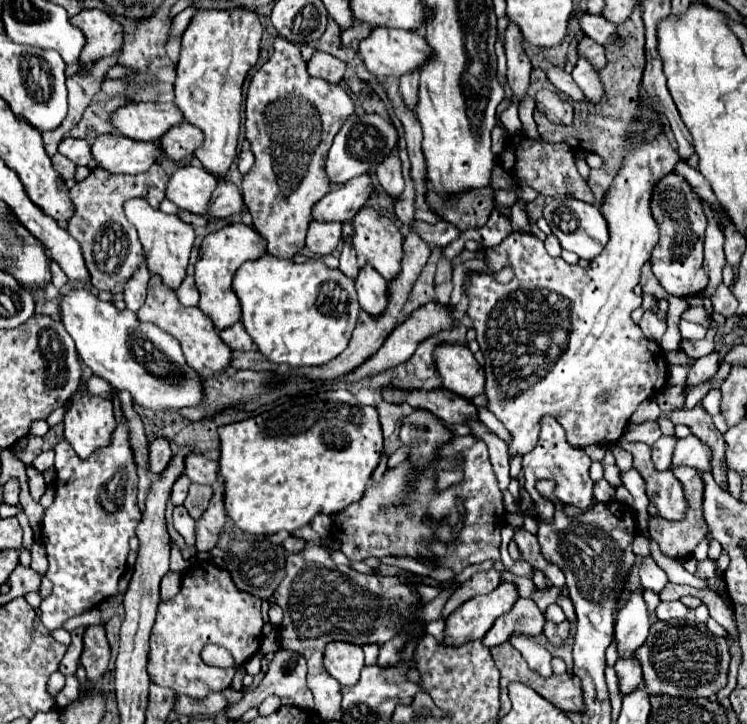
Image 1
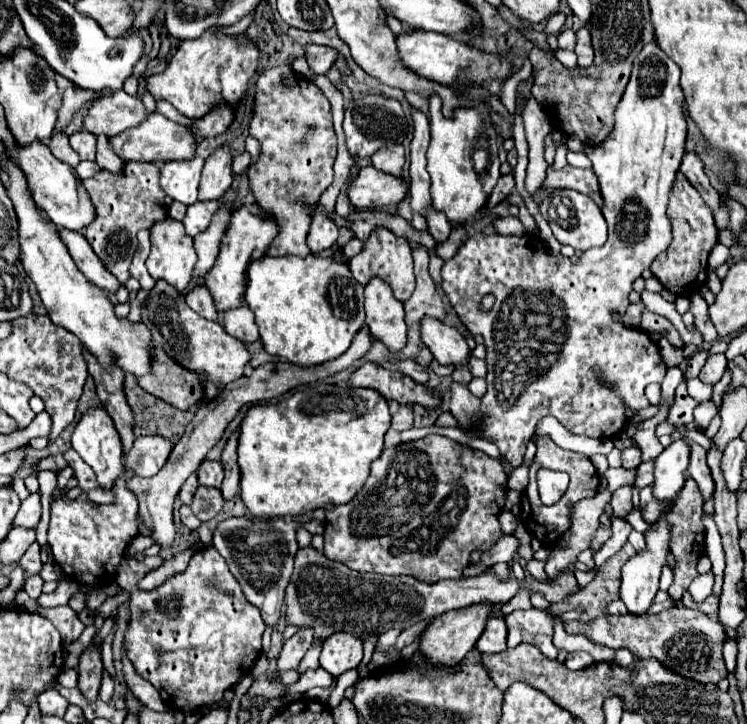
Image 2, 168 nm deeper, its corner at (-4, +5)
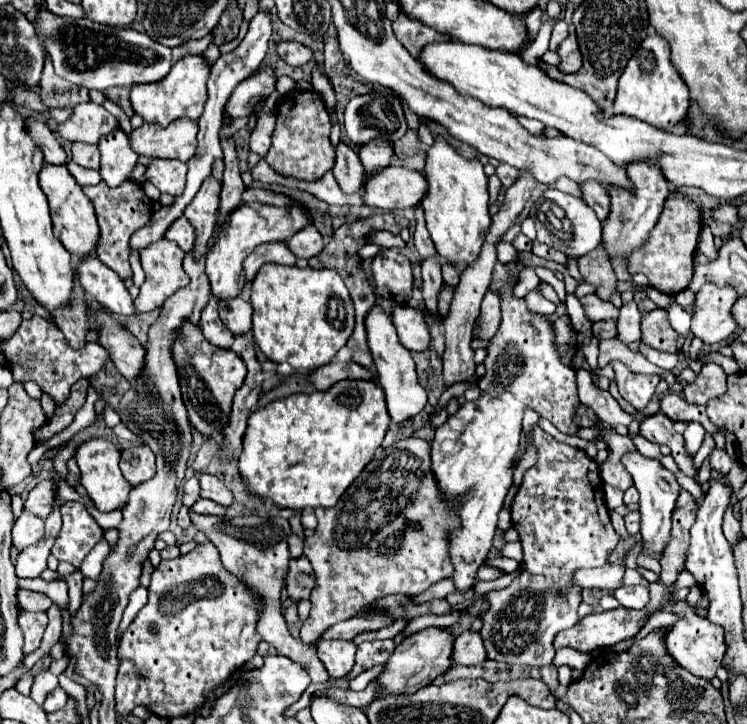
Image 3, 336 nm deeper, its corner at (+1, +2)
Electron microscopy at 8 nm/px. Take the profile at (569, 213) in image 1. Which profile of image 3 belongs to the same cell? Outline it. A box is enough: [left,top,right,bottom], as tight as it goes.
[529,188,601,258]

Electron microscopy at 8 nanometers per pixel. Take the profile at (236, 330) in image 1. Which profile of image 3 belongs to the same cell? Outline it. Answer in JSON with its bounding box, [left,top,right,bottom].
[219,298,252,332]

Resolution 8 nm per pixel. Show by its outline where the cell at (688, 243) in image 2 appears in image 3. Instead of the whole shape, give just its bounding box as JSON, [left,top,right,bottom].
[627,192,703,296]

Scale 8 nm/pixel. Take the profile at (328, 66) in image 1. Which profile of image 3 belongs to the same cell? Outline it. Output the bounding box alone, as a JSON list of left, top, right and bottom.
[277,40,313,66]

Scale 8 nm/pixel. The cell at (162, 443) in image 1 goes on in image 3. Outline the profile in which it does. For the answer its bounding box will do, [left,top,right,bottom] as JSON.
[121,446,155,486]

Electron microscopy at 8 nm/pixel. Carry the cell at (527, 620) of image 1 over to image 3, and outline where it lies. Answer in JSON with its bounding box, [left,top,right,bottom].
[453,630,487,666]

